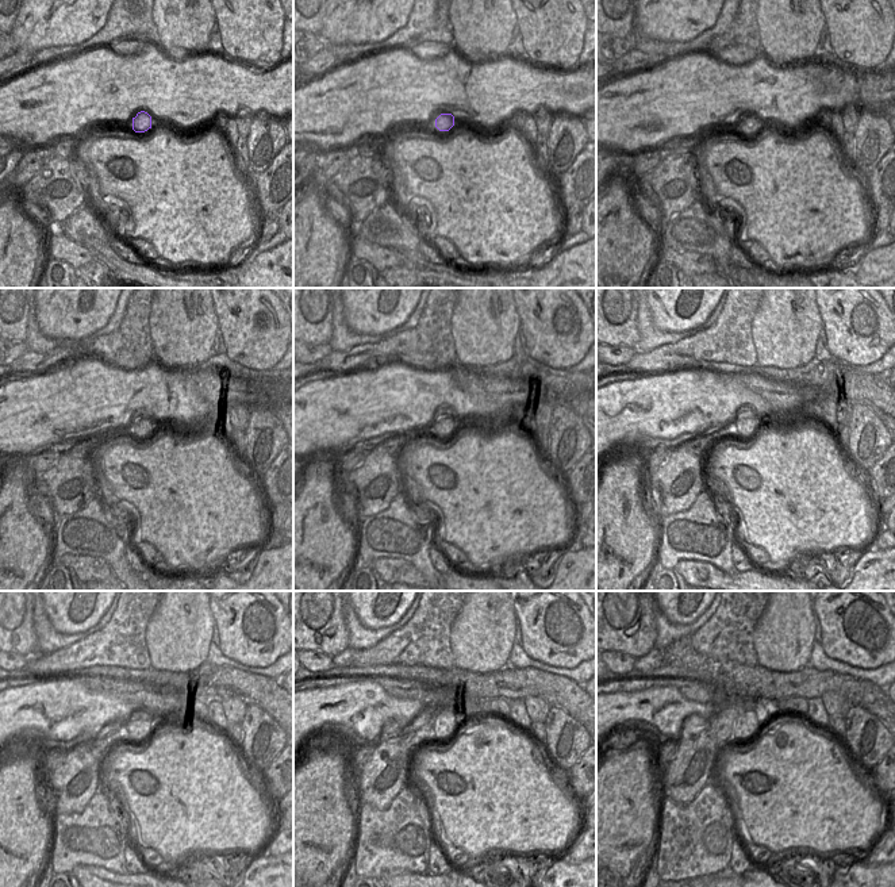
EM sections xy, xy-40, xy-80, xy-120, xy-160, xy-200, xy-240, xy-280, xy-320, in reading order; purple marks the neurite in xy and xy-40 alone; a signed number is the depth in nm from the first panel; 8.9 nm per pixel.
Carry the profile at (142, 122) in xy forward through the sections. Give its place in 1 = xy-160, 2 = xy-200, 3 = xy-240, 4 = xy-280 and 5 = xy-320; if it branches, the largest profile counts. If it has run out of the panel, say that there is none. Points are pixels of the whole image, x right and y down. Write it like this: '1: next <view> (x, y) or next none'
1: next xy-160 (444, 426)
2: next xy-200 (745, 426)
3: next xy-240 (137, 729)
4: next xy-280 (445, 722)
5: next xy-320 (748, 724)

